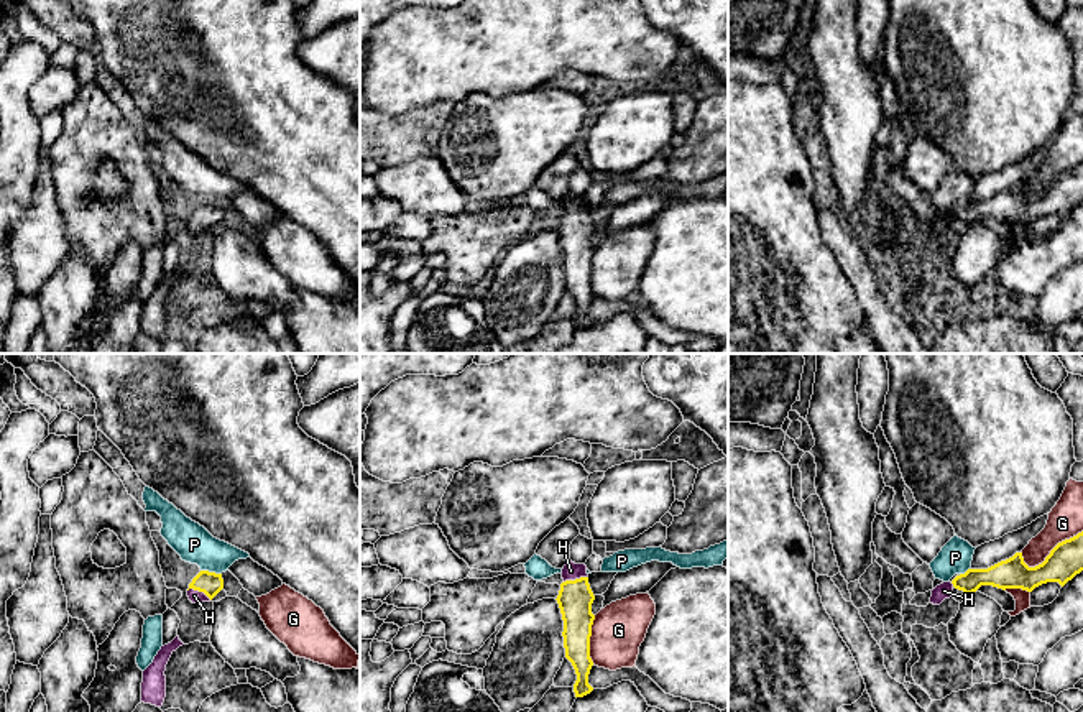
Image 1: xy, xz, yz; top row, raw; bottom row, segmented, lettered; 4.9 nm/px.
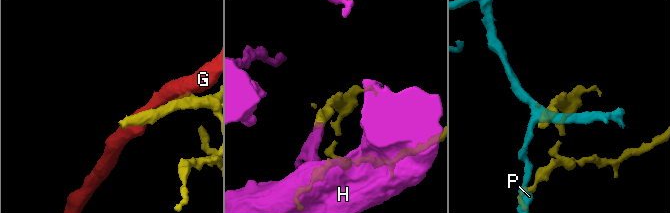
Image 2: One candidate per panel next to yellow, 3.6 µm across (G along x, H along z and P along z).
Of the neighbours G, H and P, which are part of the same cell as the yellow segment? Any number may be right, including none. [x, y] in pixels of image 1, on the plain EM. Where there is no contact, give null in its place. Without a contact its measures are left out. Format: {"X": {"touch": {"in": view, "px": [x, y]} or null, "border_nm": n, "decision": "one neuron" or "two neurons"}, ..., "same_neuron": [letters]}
{"G": {"touch": {"in": "yz", "px": [1050, 183]}, "border_nm": 340, "decision": "two neurons"}, "H": {"touch": {"in": "xy", "px": [199, 222]}, "border_nm": 130, "decision": "one neuron"}, "P": {"touch": {"in": "xy", "px": [211, 204]}, "border_nm": 110, "decision": "two neurons"}, "same_neuron": ["H"]}

